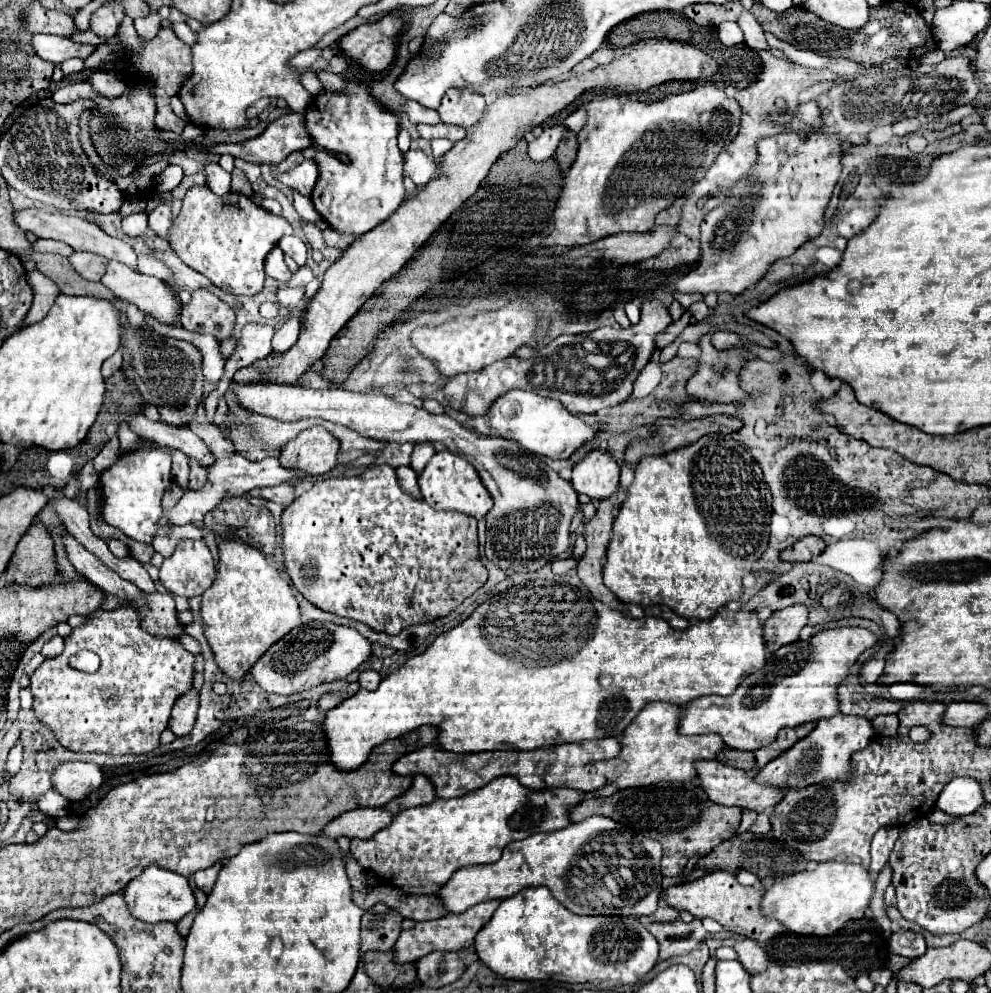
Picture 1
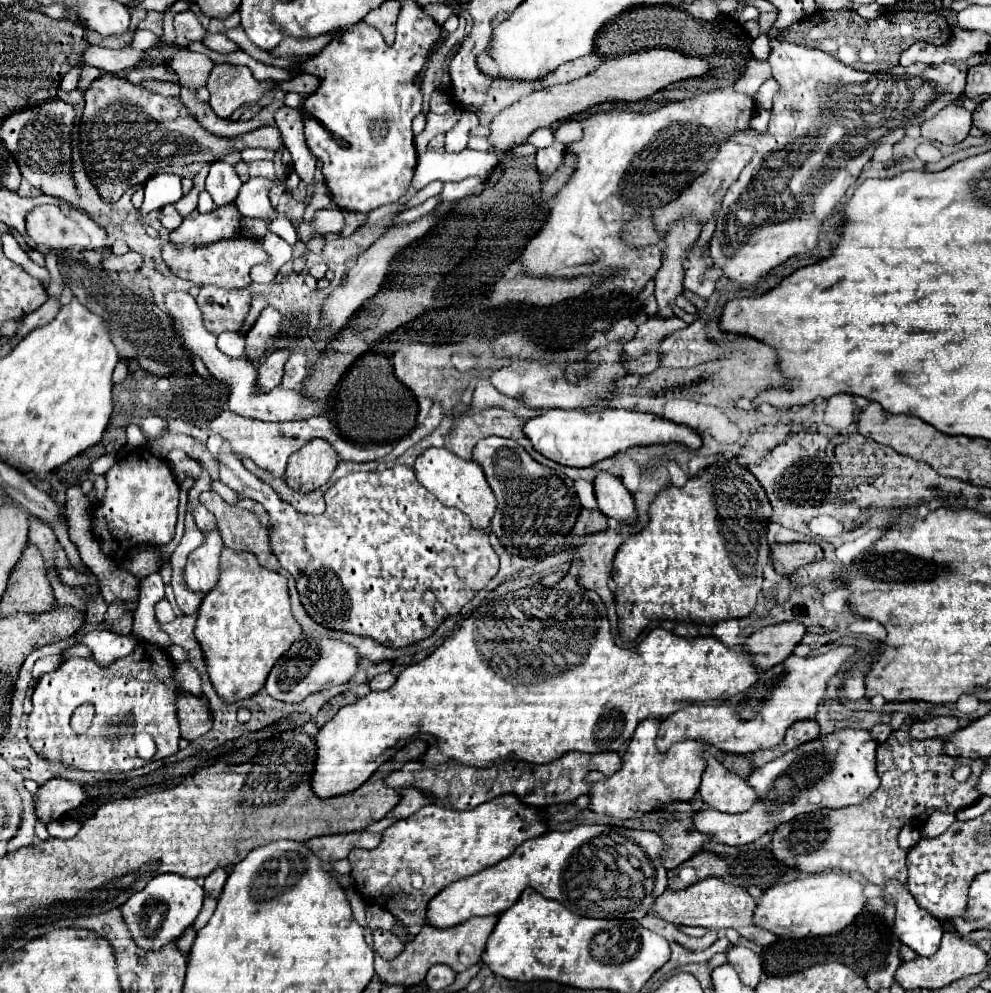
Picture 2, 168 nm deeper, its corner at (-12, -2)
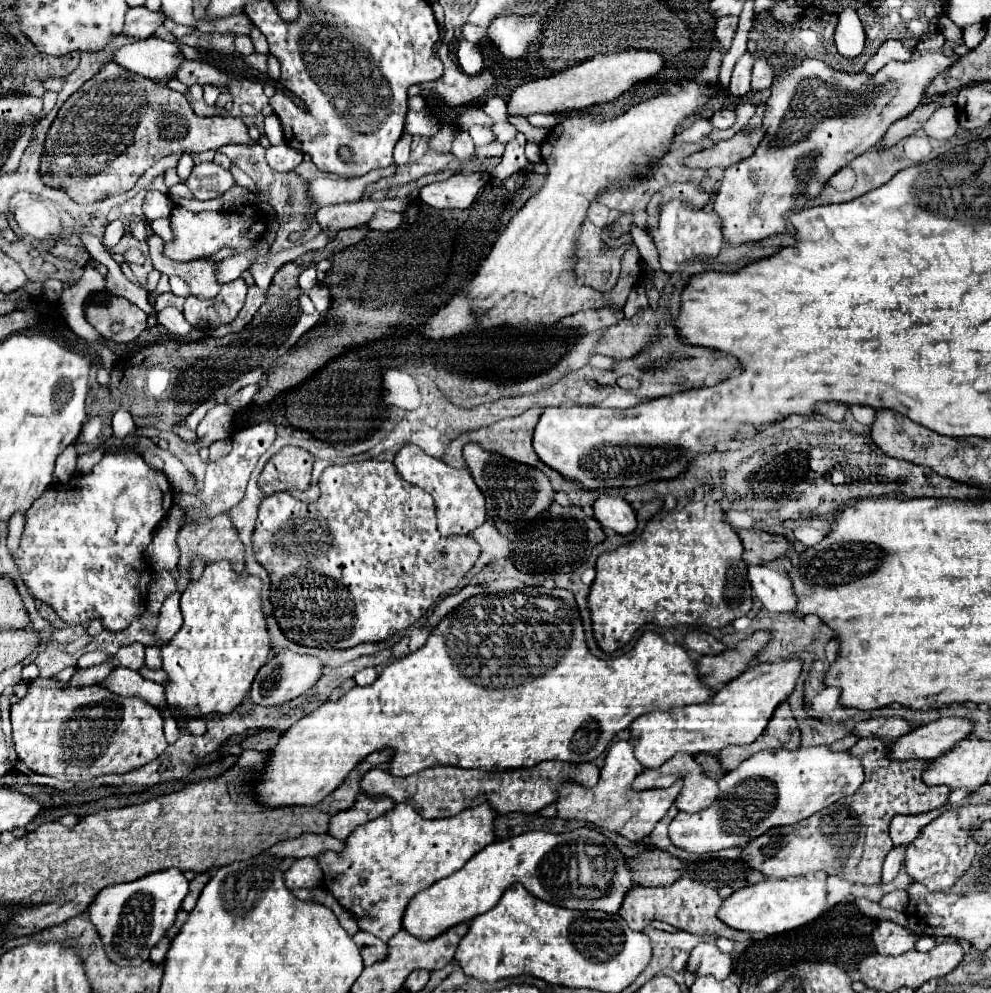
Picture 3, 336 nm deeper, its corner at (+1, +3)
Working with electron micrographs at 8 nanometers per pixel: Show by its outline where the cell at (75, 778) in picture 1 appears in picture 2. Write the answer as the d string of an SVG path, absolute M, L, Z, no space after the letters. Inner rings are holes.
M48 780L40 786L40 790L34 794L34 808L36 816L42 824L48 824L52 820L58 820L68 810L78 808L86 798L84 786L68 780Z

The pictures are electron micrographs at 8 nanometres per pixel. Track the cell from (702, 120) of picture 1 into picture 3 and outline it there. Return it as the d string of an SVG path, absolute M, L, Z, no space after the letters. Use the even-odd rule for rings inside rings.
M686 81L683 85L677 83L674 86L675 88L669 93L660 94L655 99L639 103L615 119L597 121L589 115L571 115L553 127L551 135L541 145L541 157L549 167L543 187L525 203L525 207L503 229L503 233L499 235L497 243L493 245L491 253L479 267L477 277L469 287L469 295L475 303L473 311L479 315L481 329L493 329L499 325L533 329L537 325L553 325L561 317L567 317L591 307L595 309L611 307L617 311L623 309L631 289L643 277L643 259L639 255L639 249L631 245L625 251L625 255L621 257L621 275L615 287L609 293L603 293L603 291L585 287L579 281L575 273L575 261L577 261L575 245L577 245L581 225L587 217L589 203L595 201L609 187L627 189L631 183L641 183L643 179L647 179L653 173L653 165L661 161L663 155L669 153L671 141L677 135L677 129L685 125L689 119L693 119L701 109L705 109L705 105L717 95L717 87L703 85L697 81Z

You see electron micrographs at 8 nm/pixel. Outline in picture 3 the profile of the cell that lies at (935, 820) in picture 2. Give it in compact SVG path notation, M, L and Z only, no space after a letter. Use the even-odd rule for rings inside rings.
M895 845L891 849L891 853L885 857L885 863L883 863L883 883L889 883L899 873L903 857L905 857L905 851L907 851L907 845Z

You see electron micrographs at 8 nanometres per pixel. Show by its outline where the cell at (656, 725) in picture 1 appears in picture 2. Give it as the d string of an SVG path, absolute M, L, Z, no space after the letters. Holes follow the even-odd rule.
M644 720L636 728L634 738L622 756L622 768L614 776L605 776L598 771L589 772L586 781L590 783L590 810L596 814L614 816L620 820L634 818L636 814L646 814L672 802L690 802L700 786L700 776L706 770L706 760L700 756L706 744L700 742L680 742L670 748L670 752L660 754L654 748L656 732L660 720Z

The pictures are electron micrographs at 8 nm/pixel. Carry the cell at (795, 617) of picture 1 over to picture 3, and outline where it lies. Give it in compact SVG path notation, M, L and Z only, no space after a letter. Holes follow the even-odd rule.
M755 631L747 639L739 641L733 649L727 649L719 655L697 657L703 683L719 689L723 683L739 677L745 669L749 669L755 655L767 645L767 639L771 639L771 631Z

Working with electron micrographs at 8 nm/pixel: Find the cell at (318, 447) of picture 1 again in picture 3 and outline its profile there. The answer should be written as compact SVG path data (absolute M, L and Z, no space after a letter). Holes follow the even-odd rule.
M285 445L273 455L259 477L259 487L265 495L275 491L289 491L291 487L305 491L311 483L313 455L301 447Z

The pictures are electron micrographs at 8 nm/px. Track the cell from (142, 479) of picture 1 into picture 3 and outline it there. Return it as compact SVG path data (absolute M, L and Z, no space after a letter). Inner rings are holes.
M131 449L105 453L89 475L73 477L67 485L53 485L27 511L21 547L13 551L13 557L29 593L39 601L49 603L65 623L79 625L97 617L103 621L103 627L111 631L129 627L131 621L145 611L147 585L153 577L143 559L143 549L151 543L157 525L171 507L171 483L163 473L153 471L139 453Z

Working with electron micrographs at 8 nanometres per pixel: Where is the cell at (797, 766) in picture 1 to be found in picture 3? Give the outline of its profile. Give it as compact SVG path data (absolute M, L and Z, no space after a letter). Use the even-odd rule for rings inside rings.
M827 745L797 747L795 751L787 751L787 749L759 751L753 757L745 759L737 769L729 771L719 781L719 789L721 789L719 799L709 809L703 809L691 815L685 811L679 811L669 825L669 837L673 845L689 853L709 853L709 851L719 851L727 847L745 847L749 841L763 835L767 829L775 825L791 825L791 823L803 821L811 817L813 813L829 807L837 799L853 795L861 787L861 783L863 783L863 765L849 751L835 753Z

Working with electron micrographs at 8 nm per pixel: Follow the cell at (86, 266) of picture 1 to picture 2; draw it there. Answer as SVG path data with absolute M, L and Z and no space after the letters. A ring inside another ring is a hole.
M128 252L124 256L110 256L110 258L104 258L102 262L102 268L106 272L134 272L134 270L140 270L144 264L144 258L138 254L138 252Z

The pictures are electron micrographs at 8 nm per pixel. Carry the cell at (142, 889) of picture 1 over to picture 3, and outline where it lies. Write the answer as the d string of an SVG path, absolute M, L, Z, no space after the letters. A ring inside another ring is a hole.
M179 869L157 871L137 879L135 883L123 883L105 887L97 899L89 905L89 919L103 937L107 957L117 965L141 965L149 959L149 951L167 935L175 923L175 915L187 895L187 879Z

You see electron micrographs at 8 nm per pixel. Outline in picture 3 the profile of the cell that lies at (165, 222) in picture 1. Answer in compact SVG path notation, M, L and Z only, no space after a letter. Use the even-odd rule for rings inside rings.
M149 191L147 193L147 197L143 201L143 213L149 221L169 217L171 211L173 211L173 203L165 193L161 193L161 191Z

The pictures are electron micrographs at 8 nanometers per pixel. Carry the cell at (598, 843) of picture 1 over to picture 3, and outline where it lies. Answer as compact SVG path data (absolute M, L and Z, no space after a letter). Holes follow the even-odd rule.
M579 827L567 833L545 833L545 831L529 831L517 837L501 839L485 849L481 849L475 857L467 861L463 869L453 873L451 877L445 877L431 887L419 891L405 909L403 929L419 939L433 939L447 931L449 927L471 921L479 913L485 913L487 909L493 909L505 889L513 883L521 883L531 895L535 895L541 901L547 901L551 905L559 905L565 909L577 909L577 911L605 911L605 913L617 913L627 891L635 887L635 881L631 879L631 871L627 871L625 857L619 853L619 847L613 845L599 829L593 827ZM585 845L603 845L605 853L613 857L617 863L617 869L623 869L623 895L603 895L601 899L587 899L583 891L593 887L593 879L597 877L597 867L593 859L585 855Z

